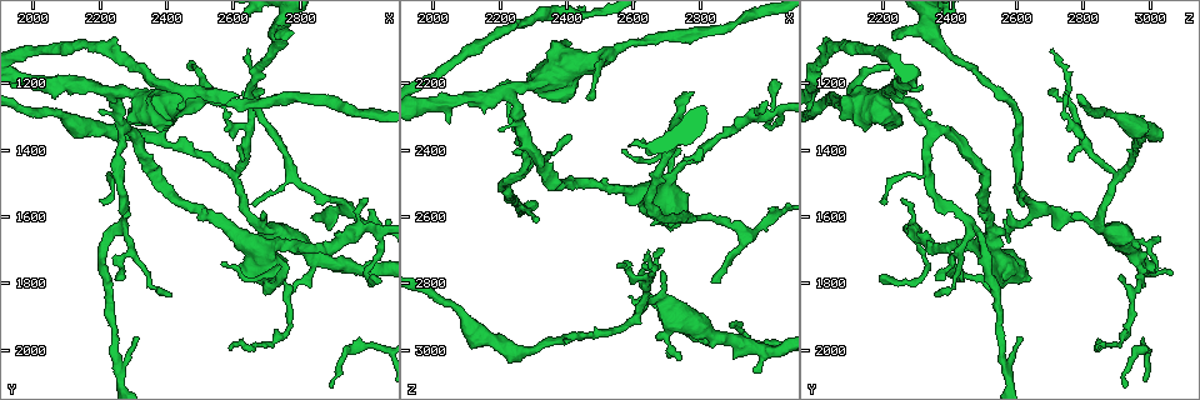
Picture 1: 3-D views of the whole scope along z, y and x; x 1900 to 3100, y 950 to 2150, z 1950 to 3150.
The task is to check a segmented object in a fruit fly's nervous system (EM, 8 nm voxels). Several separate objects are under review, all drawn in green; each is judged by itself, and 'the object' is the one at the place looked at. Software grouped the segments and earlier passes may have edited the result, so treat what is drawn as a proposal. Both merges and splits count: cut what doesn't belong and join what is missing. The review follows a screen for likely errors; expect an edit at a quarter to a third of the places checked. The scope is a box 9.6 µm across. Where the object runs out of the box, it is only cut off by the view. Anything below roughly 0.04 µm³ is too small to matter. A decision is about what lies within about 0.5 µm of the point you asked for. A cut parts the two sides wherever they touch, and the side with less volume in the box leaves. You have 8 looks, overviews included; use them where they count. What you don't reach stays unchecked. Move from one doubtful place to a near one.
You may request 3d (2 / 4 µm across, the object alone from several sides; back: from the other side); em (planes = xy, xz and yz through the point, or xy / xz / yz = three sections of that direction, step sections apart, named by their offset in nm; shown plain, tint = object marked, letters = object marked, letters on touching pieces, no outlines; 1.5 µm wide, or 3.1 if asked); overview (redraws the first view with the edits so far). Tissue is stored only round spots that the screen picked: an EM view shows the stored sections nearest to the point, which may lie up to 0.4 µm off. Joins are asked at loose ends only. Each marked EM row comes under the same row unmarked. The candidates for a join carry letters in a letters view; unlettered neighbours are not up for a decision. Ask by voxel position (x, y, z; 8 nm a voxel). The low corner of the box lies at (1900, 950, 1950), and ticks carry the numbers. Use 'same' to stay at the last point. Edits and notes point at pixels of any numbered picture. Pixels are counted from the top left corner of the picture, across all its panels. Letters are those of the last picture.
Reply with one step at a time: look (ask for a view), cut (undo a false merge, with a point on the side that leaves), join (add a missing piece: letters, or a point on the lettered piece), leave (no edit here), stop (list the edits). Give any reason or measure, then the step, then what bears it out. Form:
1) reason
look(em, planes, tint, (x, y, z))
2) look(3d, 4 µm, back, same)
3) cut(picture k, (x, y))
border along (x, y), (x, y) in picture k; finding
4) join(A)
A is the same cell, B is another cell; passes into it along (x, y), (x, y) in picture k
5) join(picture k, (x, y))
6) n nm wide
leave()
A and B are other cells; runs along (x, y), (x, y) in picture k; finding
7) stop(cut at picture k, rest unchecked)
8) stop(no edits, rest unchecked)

sudden change in width
look(em, yz, step 8, tint, (2680, 1640, 2870))

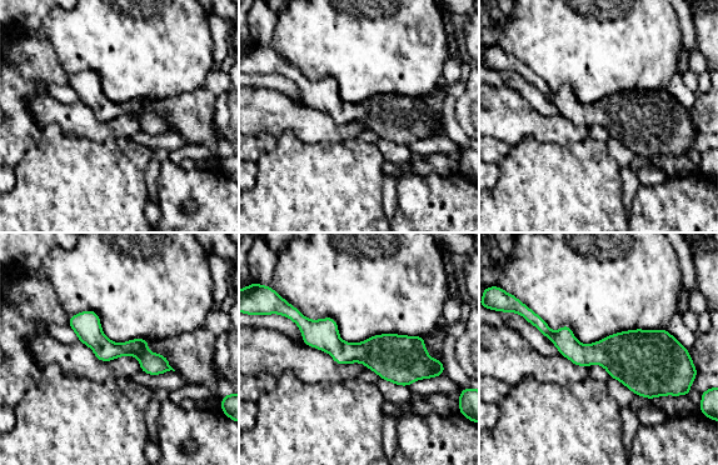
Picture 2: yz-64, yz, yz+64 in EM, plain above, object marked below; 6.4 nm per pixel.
look(em, yz, step 8, letters, same)

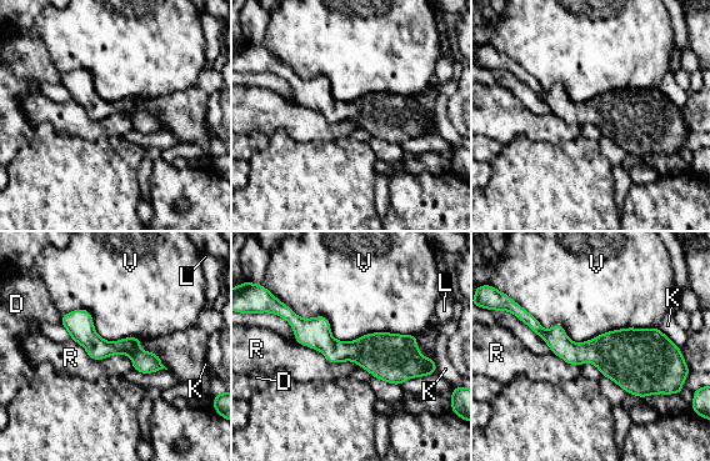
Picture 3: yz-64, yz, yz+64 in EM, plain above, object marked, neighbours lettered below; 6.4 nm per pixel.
leave()
D, K, L, R and V are other cells; border along (71, 339), (134, 369) in picture 3; all the same neuron

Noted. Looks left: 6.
branch stops here
look(em, yz, step 8, letters, (2390, 1300, 2990))

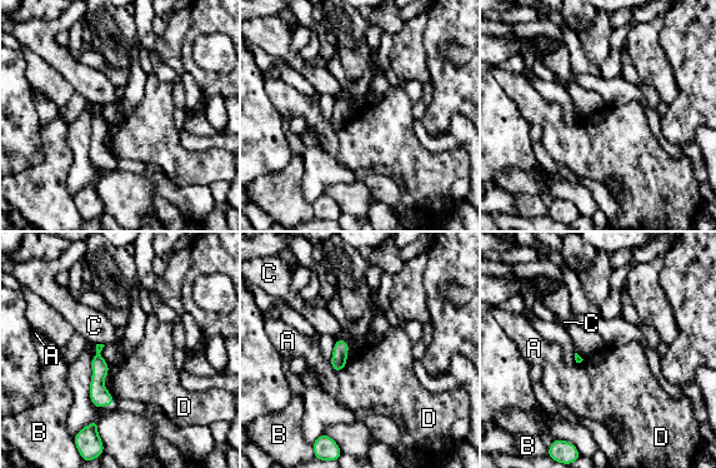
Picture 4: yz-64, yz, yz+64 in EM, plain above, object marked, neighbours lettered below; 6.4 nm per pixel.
look(em, planes, letters, same)

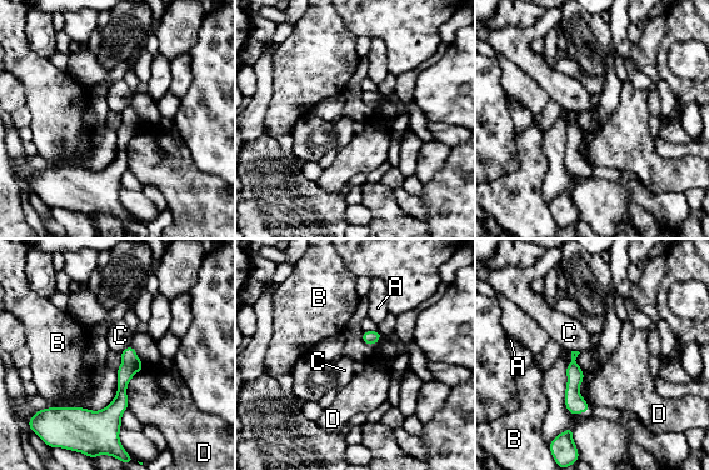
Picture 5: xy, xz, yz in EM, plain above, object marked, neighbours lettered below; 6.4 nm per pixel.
leave()
A, B, C and D are other cells; border along (130, 344), (120, 353) in picture 5; none of them fits

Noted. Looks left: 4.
thin end
look(em, planes, letters, (2560, 1730, 2400))

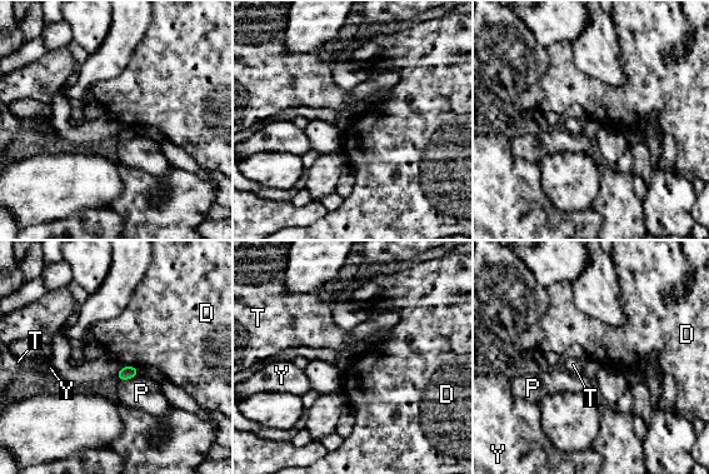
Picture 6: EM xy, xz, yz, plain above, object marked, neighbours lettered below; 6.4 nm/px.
90 nm wide; P touches over 160 nm
leave()
D, P, T and Y are other cells; no lettered piece goes on from it

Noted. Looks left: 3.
stop(no edits, rest unchecked)

